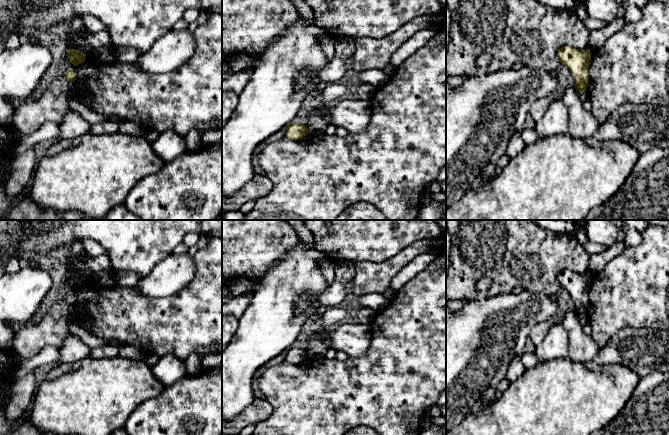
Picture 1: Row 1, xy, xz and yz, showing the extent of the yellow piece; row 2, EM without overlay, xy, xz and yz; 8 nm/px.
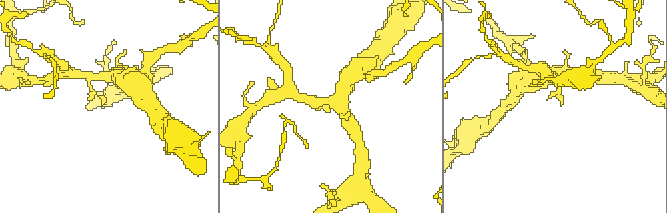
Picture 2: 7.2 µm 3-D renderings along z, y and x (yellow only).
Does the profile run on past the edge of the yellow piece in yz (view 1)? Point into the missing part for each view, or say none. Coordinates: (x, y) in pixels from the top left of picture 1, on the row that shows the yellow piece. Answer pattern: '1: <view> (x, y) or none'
1: none

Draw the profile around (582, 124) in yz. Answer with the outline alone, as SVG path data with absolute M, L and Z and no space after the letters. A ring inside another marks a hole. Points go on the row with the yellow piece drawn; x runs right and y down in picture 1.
M575 87L566 88L560 91L560 99L569 110L569 124L567 132L575 138L589 139L594 137L599 127L598 121L587 111L580 99Z

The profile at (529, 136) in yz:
M524 128L521 131L521 137L525 145L530 145L539 139L535 129L527 129L527 128Z

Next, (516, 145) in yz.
M515 131L512 134L512 137L510 139L510 142L508 144L508 148L506 150L506 154L512 158L519 154L525 147L525 143L521 137L520 131Z

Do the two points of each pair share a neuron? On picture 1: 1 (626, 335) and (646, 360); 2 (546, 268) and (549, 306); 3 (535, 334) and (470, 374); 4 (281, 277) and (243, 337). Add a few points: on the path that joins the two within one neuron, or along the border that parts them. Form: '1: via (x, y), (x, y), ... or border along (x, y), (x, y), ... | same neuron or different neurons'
1: via (630, 341), (643, 354) | same neuron
2: border along (525, 289), (531, 292), (555, 296) | different neurons
3: border along (547, 321), (537, 323), (531, 329), (528, 336) | different neurons
4: via (281, 292), (281, 299), (258, 322) | same neuron

